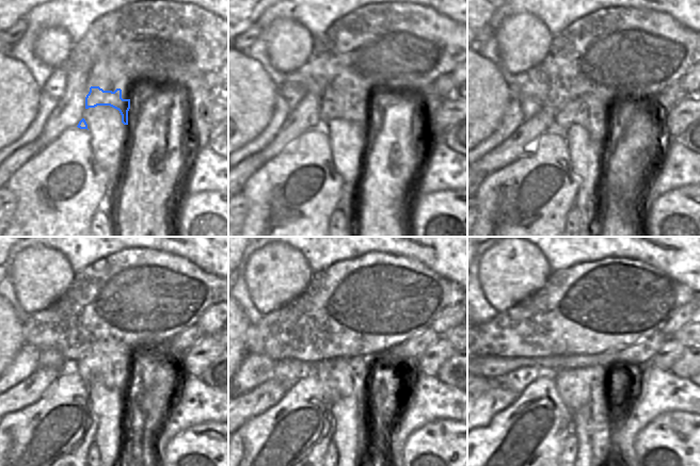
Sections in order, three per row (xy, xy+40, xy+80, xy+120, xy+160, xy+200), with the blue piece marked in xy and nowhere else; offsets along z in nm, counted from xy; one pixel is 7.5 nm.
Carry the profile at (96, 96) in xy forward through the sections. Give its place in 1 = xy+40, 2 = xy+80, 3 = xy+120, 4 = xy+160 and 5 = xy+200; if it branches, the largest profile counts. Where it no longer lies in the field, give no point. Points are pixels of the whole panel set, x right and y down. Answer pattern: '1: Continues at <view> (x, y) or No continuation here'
1: Continues at xy+40 (344, 105)
2: Continues at xy+80 (587, 111)
3: Continues at xy+120 (112, 368)
4: Continues at xy+160 (344, 376)
5: Continues at xy+200 (593, 385).

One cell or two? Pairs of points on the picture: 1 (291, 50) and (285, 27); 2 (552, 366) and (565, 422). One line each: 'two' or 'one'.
1: one
2: two

